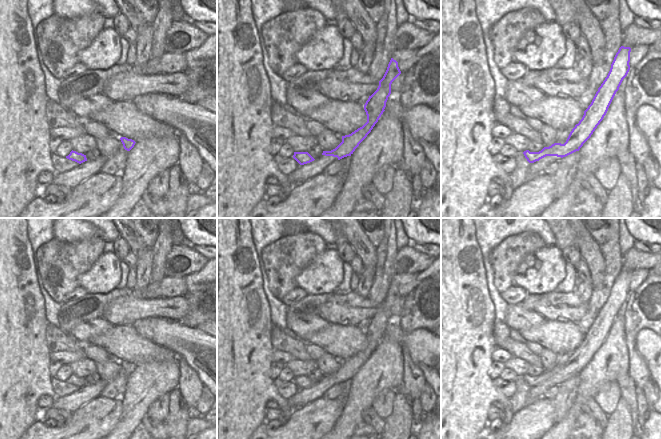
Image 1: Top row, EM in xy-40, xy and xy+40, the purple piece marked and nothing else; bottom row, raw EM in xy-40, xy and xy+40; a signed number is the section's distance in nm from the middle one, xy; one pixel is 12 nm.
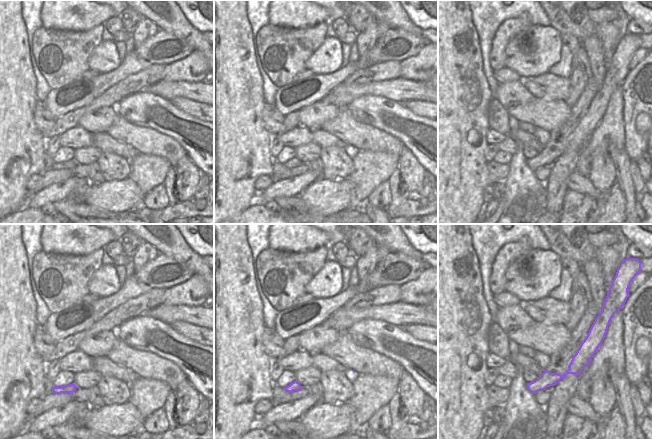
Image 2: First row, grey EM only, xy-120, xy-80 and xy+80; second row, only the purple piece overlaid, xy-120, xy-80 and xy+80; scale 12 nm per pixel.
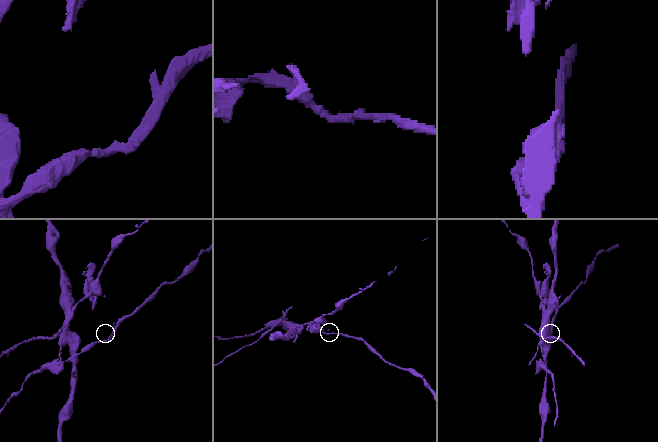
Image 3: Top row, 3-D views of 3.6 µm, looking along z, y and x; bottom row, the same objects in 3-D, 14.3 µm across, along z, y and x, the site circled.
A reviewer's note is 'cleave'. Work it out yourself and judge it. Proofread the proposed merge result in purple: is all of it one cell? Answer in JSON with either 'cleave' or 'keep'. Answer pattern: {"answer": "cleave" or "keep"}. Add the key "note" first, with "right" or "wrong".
{"note": "right", "answer": "cleave"}

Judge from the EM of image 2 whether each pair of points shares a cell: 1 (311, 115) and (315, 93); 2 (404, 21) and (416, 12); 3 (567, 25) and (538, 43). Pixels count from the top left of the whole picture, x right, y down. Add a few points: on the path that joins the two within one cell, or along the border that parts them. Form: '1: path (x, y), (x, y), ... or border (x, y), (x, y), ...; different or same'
1: border (319, 100), (298, 110); different
2: border (404, 10), (409, 19), (422, 30); different
3: border (551, 25), (560, 33); different

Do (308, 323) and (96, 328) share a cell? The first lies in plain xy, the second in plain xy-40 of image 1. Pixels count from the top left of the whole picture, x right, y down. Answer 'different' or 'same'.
same

